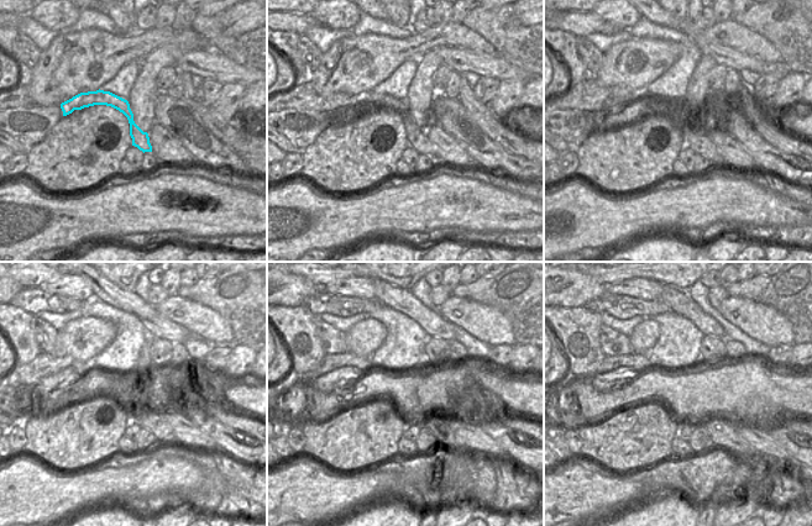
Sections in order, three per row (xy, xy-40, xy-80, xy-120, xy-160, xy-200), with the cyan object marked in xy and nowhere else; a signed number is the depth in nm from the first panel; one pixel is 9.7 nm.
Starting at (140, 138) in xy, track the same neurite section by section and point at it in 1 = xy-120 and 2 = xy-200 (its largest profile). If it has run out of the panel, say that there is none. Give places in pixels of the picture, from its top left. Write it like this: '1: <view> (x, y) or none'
1: xy-120 (146, 419)
2: xy-200 (723, 436)

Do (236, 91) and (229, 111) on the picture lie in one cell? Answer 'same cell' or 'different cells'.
same cell

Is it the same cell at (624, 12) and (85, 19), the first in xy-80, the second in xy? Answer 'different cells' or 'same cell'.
different cells

